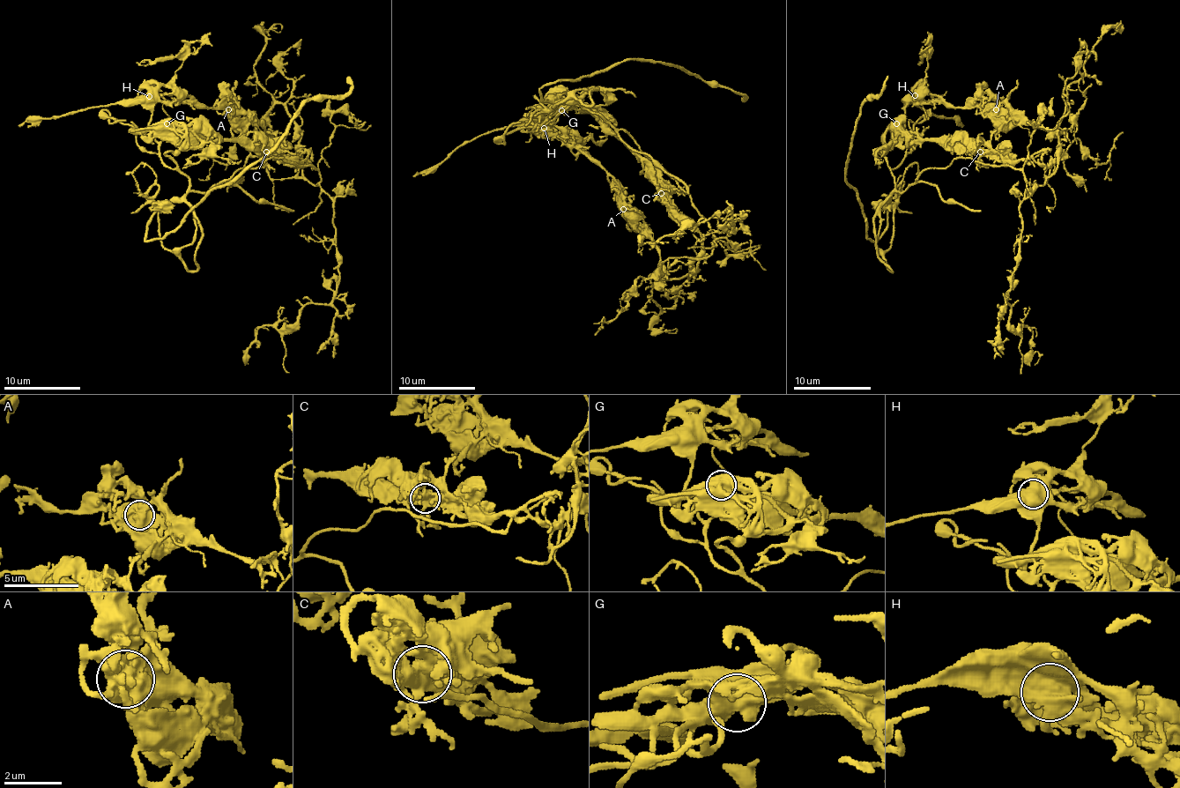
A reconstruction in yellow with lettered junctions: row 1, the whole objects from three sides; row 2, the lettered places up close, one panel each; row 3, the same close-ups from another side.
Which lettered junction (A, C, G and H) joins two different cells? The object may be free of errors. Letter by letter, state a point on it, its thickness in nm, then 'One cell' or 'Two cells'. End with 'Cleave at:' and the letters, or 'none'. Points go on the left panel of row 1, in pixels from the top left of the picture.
A: Place: (228, 109). Thickness 650 nm. One cell
C: Place: (266, 152). Thickness 600 nm. One cell
G: Place: (166, 123). Thickness 650 nm. One cell
H: Place: (149, 96). Thickness 600 nm. One cell
Cleave at: none

